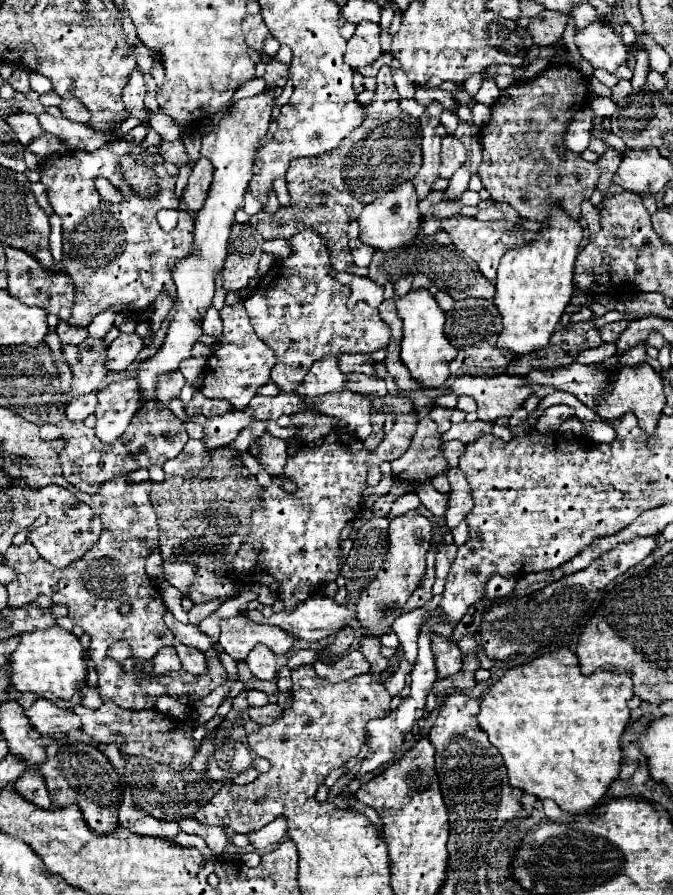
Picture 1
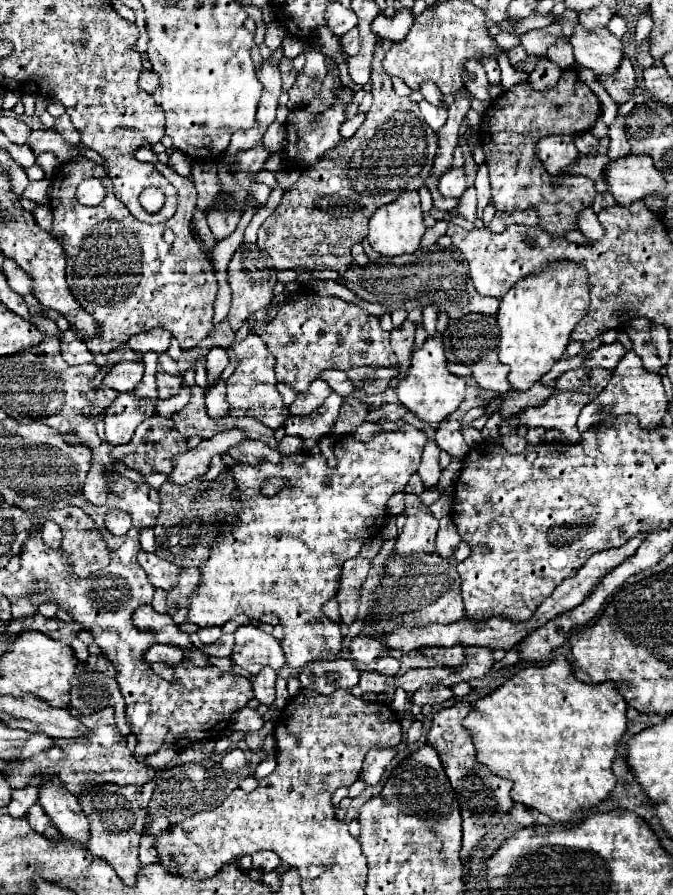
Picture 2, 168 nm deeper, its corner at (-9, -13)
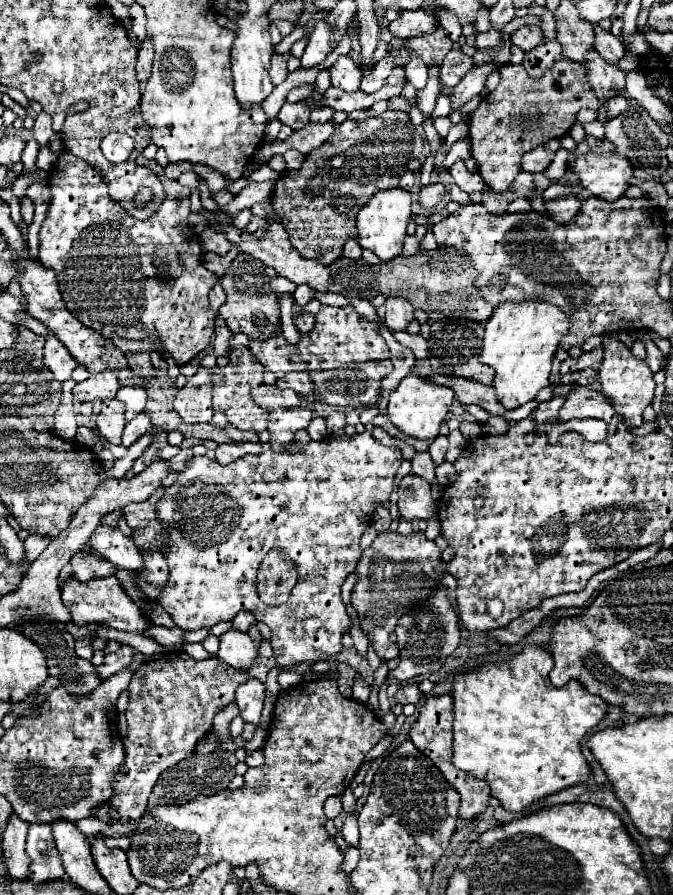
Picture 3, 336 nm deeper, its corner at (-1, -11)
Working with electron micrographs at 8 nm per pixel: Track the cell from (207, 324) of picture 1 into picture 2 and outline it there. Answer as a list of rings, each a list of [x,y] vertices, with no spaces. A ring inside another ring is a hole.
[[[212,348],[206,356],[206,372],[208,372],[208,382],[206,382],[206,390],[216,386],[220,382],[220,374],[222,370],[228,366],[228,354],[224,348]]]

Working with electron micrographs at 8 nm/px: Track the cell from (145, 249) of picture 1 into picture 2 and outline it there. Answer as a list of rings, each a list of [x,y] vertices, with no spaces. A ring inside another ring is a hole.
[[[84,156],[70,160],[60,166],[52,180],[52,236],[62,240],[68,288],[78,304],[92,314],[102,328],[98,338],[86,340],[86,346],[94,354],[108,354],[118,344],[128,342],[130,336],[158,326],[170,330],[182,350],[192,350],[214,330],[212,316],[218,282],[208,256],[200,250],[198,242],[192,242],[192,216],[196,210],[194,184],[166,164],[158,161],[155,166],[178,190],[178,207],[170,218],[170,228],[176,234],[174,244],[162,240],[166,224],[152,226],[138,222],[126,210],[126,206],[114,196],[110,178],[94,160]],[[90,176],[104,182],[106,196],[100,206],[82,206],[76,200],[78,184]],[[134,254],[142,254],[144,262],[132,262]]]

